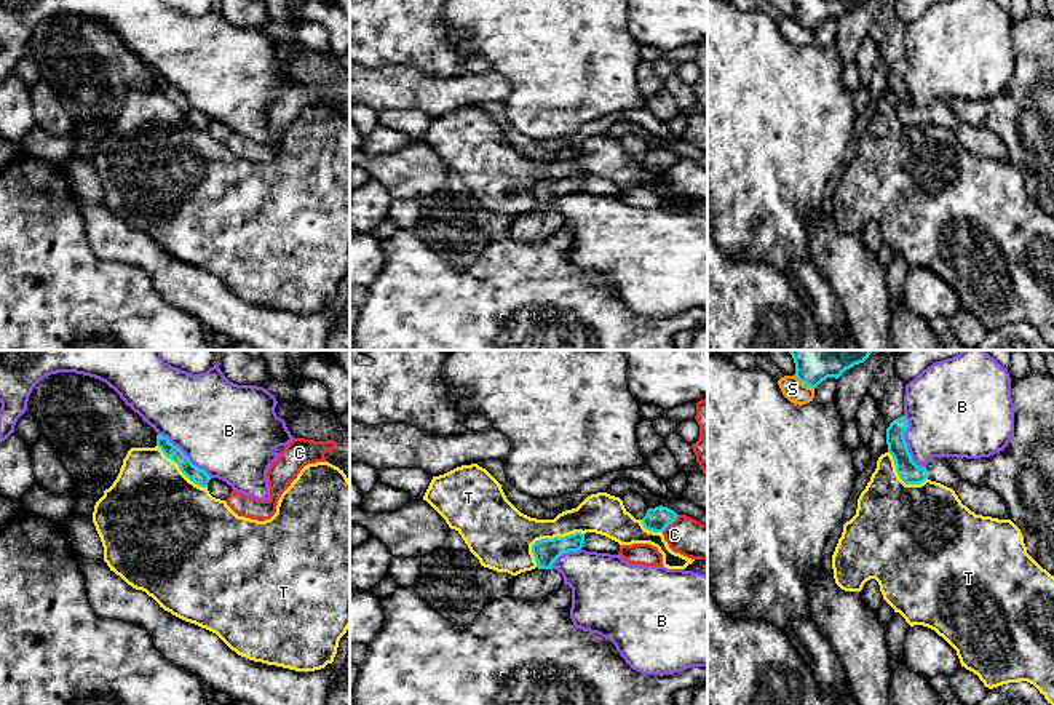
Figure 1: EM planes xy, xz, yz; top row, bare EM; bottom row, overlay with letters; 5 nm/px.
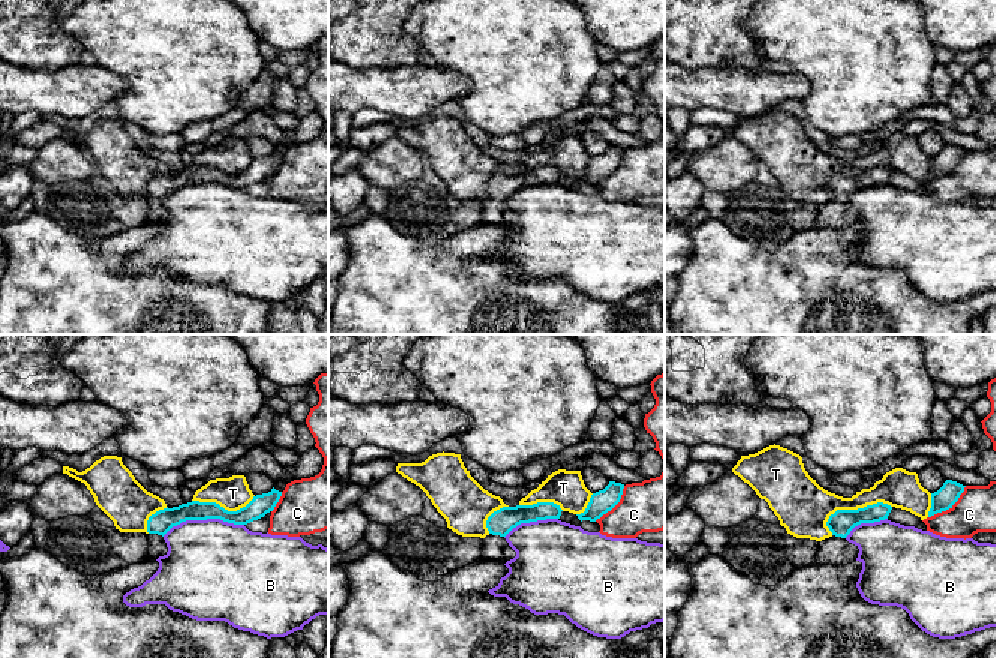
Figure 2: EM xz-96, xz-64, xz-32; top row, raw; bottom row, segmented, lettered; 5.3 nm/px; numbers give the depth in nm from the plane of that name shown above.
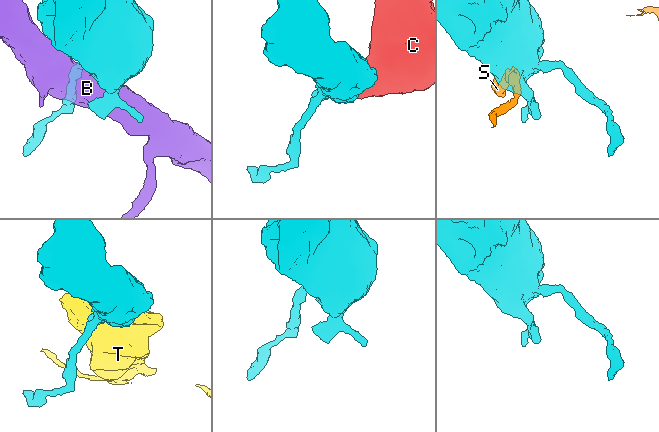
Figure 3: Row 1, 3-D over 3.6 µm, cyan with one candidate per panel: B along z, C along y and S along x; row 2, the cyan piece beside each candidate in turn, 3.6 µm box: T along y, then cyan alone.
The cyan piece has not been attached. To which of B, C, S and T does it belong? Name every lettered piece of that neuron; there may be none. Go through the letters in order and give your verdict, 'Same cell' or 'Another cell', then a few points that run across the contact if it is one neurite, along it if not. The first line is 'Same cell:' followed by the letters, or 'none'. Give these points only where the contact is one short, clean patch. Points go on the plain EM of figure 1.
Same cell: none
B: Another cell
C: Another cell. Line: xz (679, 157), (661, 173)
S: Another cell
T: Another cell

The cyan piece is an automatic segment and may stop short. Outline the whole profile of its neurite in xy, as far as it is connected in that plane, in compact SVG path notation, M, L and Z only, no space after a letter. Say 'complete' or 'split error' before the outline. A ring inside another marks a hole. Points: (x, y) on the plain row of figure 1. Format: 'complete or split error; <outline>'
complete; M157 77L157 88L163 93L163 96L168 101L171 101L172 104L179 107L180 114L190 123L193 123L195 126L201 129L208 129L211 118L204 112L193 107L190 101L177 88L174 88L166 78Z

